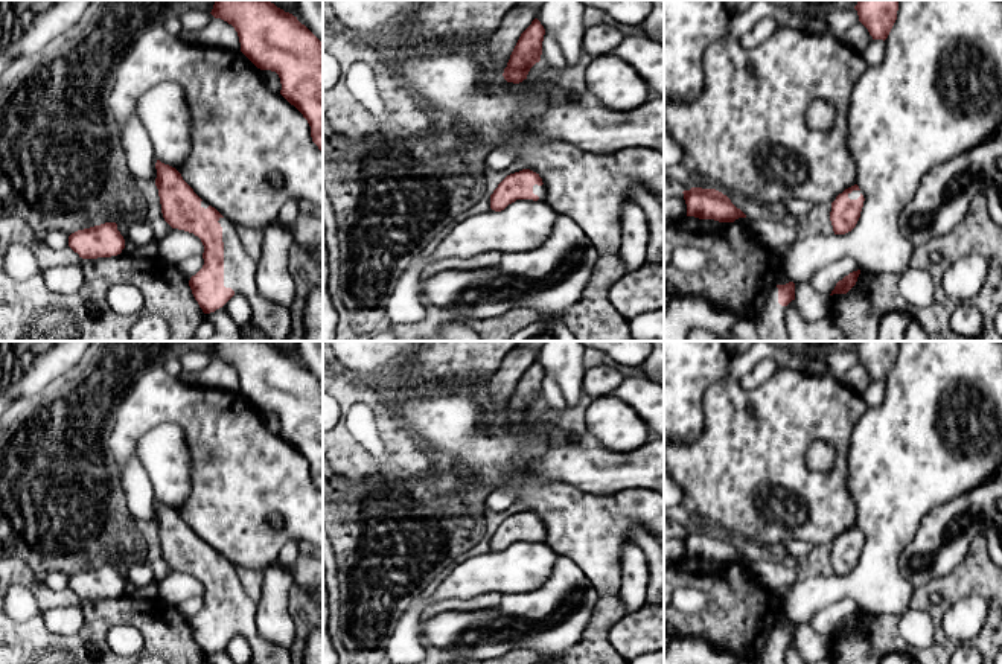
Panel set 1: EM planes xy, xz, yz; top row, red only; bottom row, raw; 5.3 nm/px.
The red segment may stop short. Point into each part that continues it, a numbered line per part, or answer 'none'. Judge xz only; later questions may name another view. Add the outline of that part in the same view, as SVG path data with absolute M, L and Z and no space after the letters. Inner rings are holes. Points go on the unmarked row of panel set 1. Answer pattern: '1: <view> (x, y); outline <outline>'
none

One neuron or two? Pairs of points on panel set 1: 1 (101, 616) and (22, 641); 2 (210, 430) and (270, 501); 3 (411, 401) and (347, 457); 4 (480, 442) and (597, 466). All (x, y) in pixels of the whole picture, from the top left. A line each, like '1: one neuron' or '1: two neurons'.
1: one neuron
2: one neuron
3: two neurons
4: two neurons

